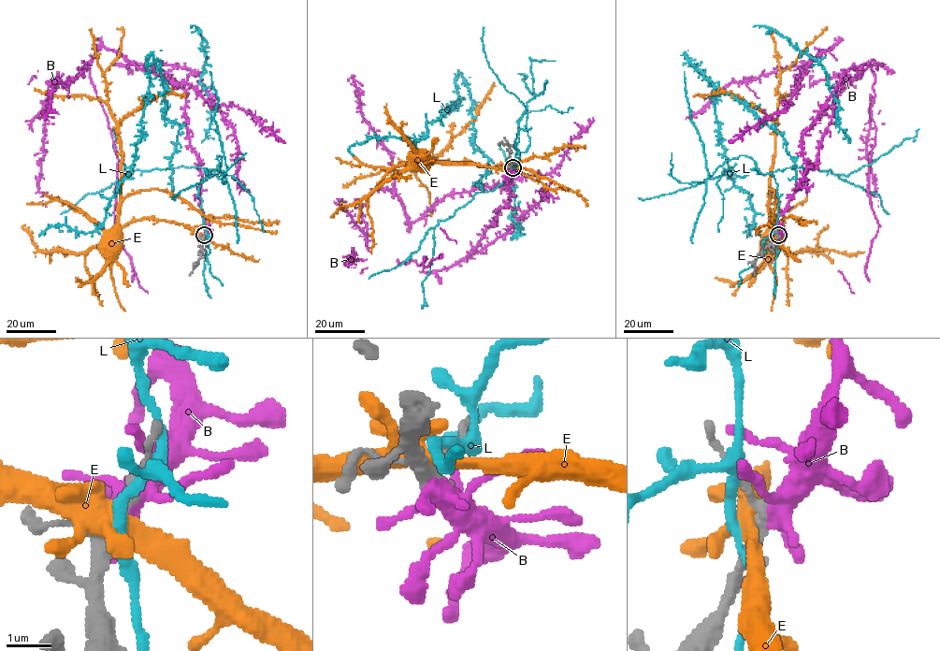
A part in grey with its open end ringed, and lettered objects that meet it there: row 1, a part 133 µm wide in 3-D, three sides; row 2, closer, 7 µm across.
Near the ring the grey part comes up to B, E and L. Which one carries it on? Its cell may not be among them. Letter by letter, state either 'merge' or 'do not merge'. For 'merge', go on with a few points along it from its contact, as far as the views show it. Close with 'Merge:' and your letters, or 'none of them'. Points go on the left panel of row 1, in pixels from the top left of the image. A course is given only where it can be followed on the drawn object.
B: merge
E: do not merge
L: do not merge
Merge: B

